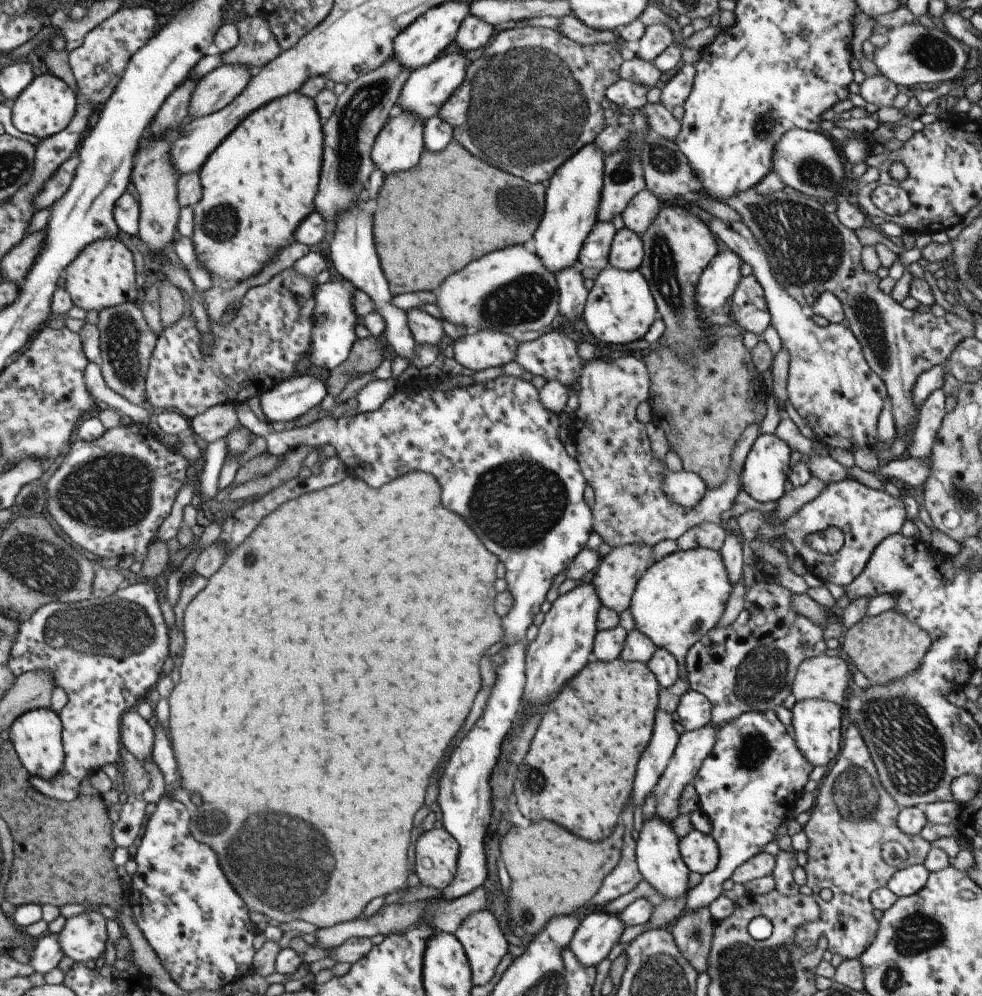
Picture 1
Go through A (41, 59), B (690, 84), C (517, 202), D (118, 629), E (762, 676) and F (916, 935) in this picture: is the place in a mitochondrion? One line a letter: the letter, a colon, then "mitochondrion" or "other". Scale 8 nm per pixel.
A: other
B: other
C: mitochondrion
D: mitochondrion
E: mitochondrion
F: mitochondrion

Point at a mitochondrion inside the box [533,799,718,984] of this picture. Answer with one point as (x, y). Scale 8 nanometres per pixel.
(696, 933)

